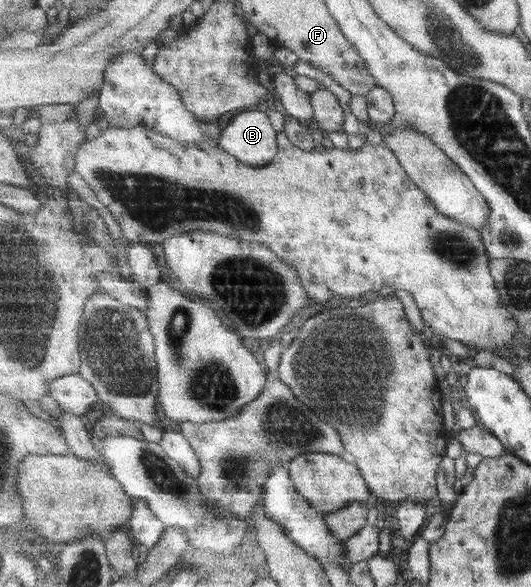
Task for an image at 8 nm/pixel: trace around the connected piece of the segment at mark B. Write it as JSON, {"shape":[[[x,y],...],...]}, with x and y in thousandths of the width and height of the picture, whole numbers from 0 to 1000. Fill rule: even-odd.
{"shape":[[[476,186],[458,189],[435,201],[431,211],[418,221],[411,245],[452,274],[478,284],[495,284],[518,273],[524,264],[524,225],[514,221],[514,211],[499,189]]]}

